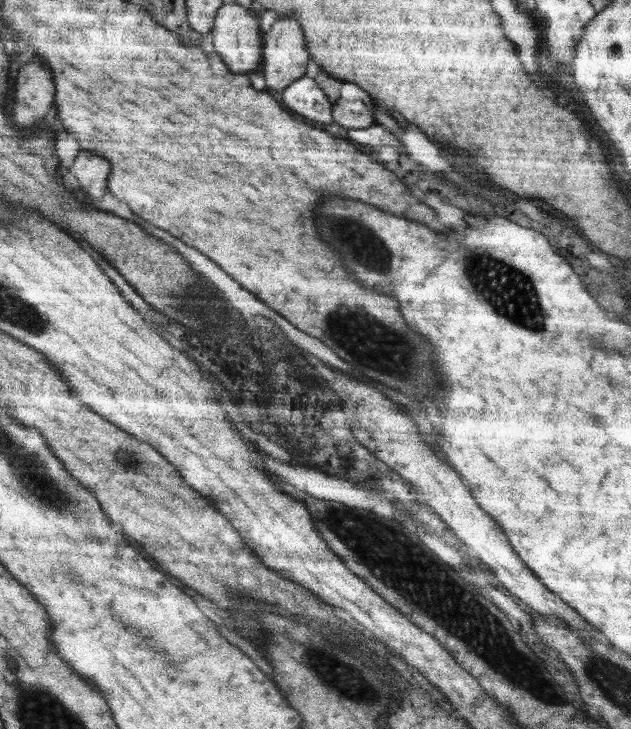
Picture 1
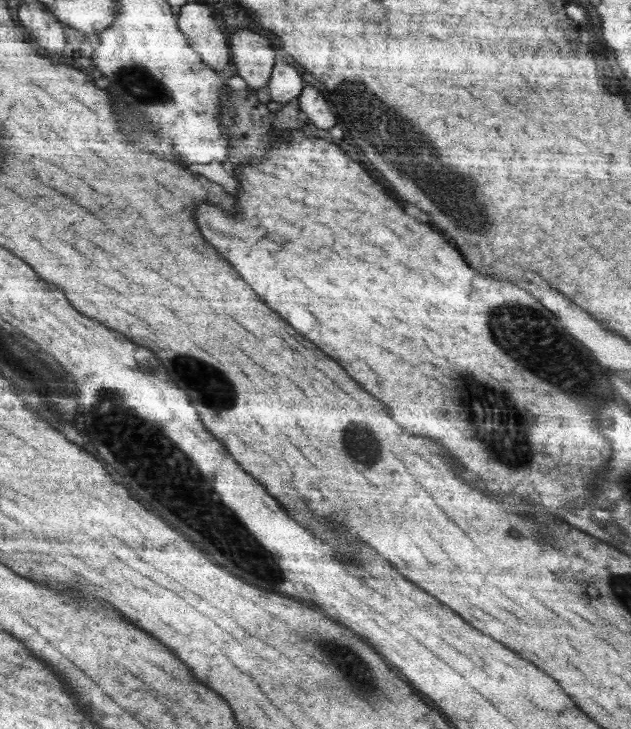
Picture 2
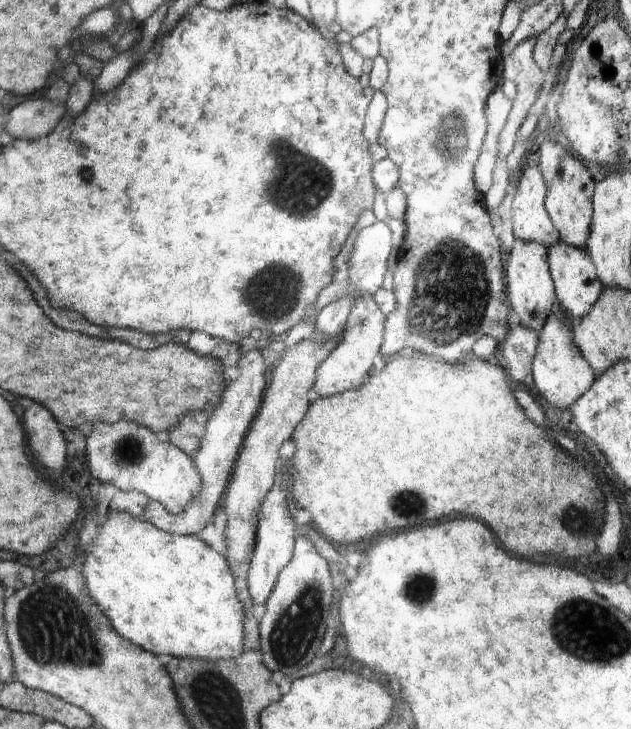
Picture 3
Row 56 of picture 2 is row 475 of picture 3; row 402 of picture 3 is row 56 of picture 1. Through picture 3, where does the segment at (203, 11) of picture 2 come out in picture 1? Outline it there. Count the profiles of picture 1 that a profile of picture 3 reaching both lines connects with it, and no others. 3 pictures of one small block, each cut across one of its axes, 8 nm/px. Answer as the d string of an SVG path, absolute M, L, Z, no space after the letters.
M238 4L220 6L215 16L212 28L212 46L233 73L249 74L254 72L262 60L263 32L258 28L258 20L252 10Z

